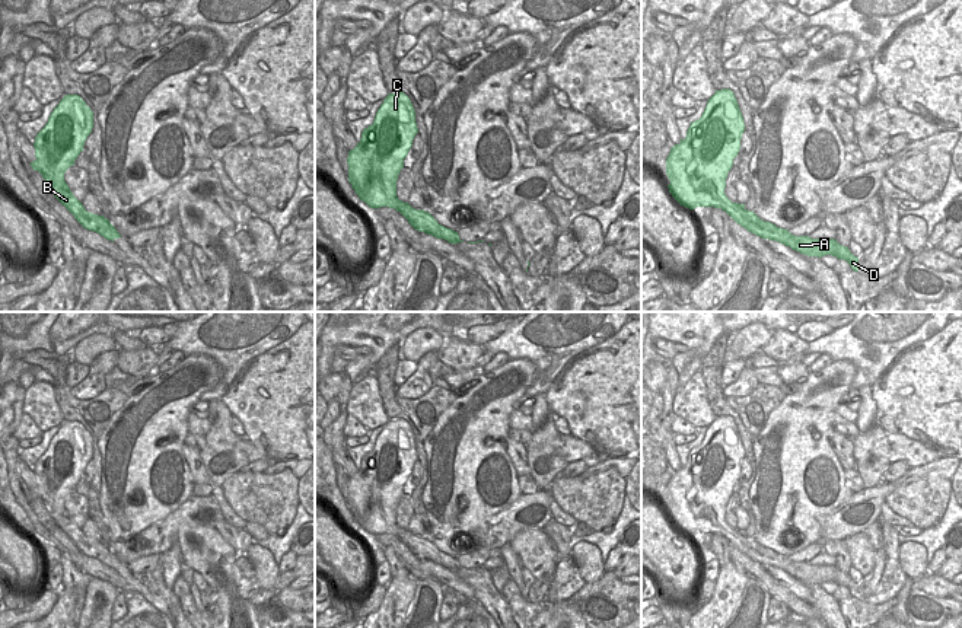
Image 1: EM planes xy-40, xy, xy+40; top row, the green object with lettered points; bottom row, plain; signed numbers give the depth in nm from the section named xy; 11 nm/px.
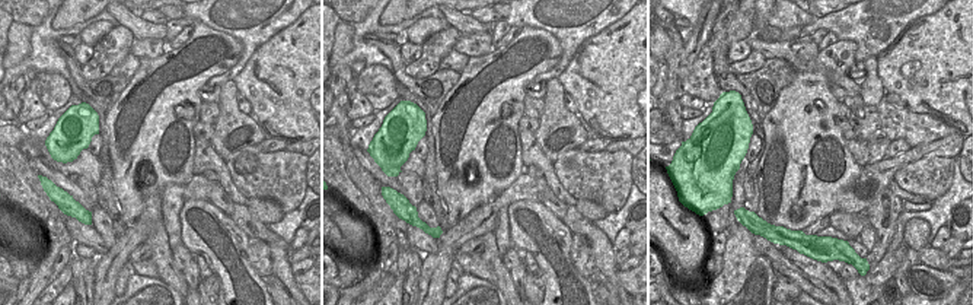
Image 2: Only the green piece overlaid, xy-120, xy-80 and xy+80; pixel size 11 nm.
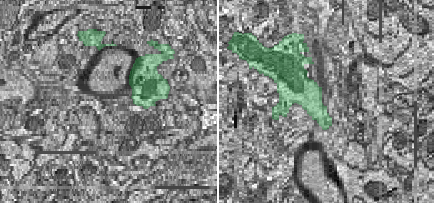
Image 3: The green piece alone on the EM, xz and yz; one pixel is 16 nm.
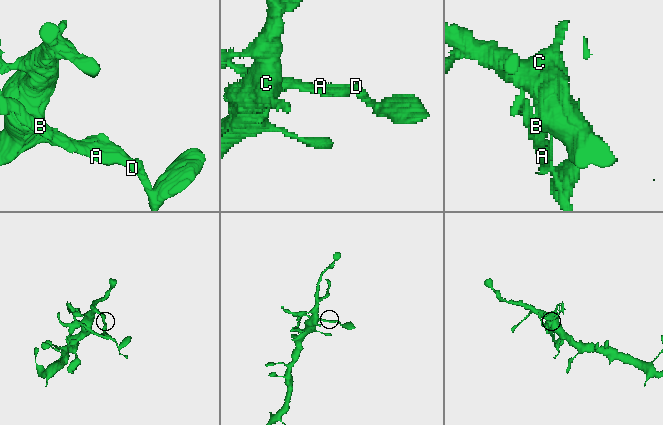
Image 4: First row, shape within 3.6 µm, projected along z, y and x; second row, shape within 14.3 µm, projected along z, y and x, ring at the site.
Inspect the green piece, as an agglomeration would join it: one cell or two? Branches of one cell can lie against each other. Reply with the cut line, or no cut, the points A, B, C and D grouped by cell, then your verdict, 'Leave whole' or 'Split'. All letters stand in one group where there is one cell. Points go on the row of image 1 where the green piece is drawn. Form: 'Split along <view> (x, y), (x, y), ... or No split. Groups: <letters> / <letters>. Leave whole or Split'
Split along xy-40 (51, 187), (69, 188). Groups: A B D / C. Split.

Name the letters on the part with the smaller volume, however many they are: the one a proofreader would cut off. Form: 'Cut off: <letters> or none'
Cut off: A, B, D

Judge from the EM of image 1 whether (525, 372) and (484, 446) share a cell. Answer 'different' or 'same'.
same

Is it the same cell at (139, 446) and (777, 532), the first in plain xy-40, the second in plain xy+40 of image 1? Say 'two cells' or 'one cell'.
one cell

